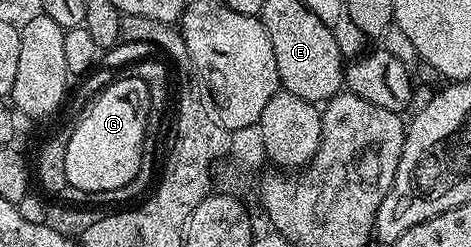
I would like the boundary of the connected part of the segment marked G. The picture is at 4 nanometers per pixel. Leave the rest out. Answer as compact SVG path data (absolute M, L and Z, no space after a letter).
M118 76L98 92L65 141L68 188L96 195L131 183L140 169L149 109L149 89L143 79Z

